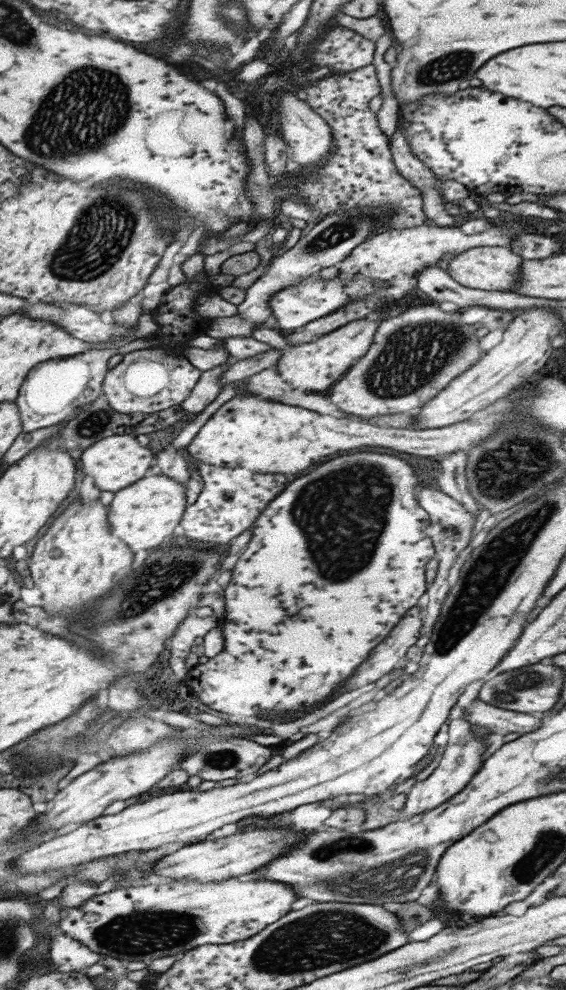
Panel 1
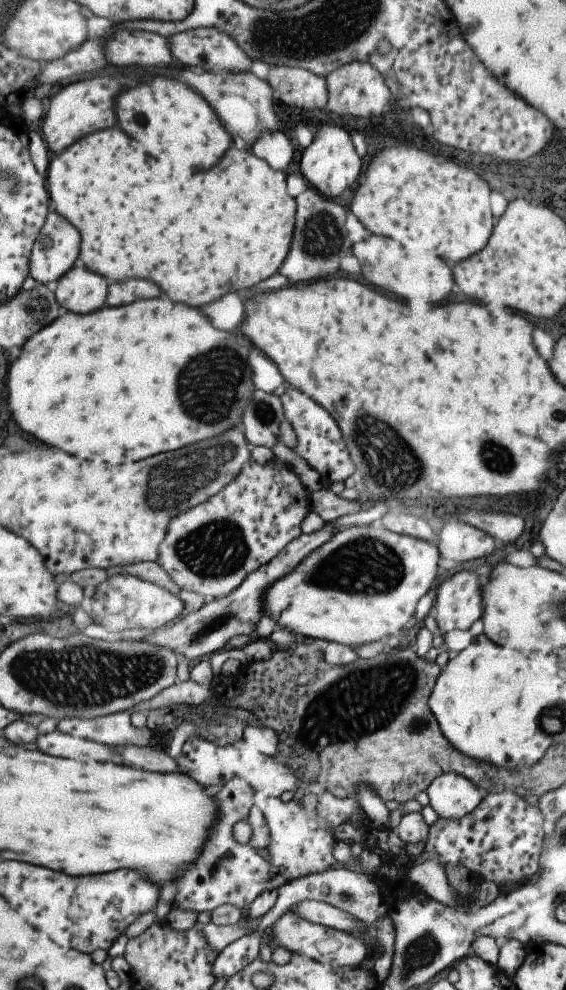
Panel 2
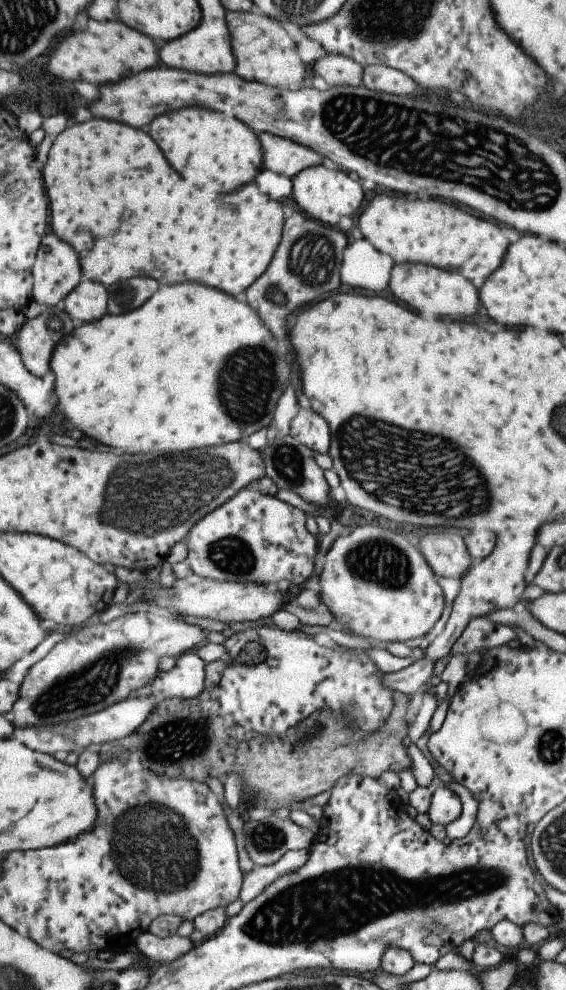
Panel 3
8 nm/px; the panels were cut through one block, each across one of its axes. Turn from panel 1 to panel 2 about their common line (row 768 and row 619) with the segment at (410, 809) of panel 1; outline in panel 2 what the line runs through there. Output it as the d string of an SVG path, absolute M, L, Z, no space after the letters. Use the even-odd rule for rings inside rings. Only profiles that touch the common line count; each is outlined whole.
M459 571L440 582L435 589L433 610L435 610L435 626L441 634L453 629L467 630L482 615L482 578L471 571Z

